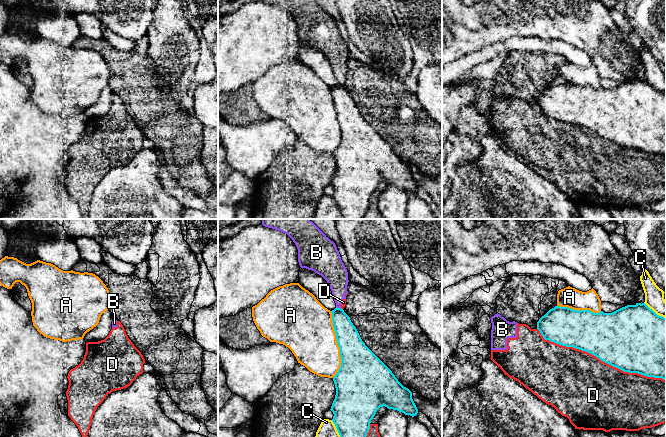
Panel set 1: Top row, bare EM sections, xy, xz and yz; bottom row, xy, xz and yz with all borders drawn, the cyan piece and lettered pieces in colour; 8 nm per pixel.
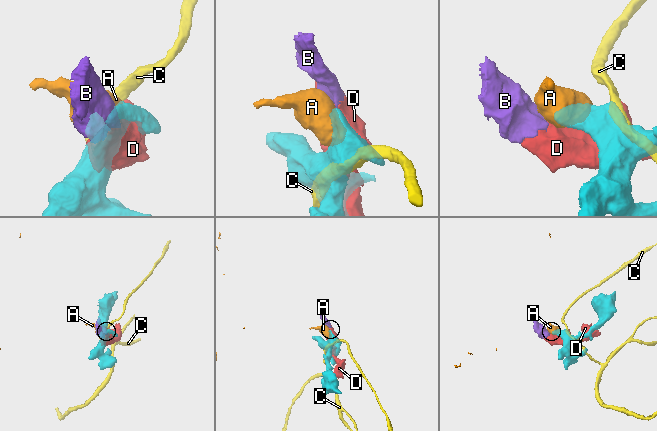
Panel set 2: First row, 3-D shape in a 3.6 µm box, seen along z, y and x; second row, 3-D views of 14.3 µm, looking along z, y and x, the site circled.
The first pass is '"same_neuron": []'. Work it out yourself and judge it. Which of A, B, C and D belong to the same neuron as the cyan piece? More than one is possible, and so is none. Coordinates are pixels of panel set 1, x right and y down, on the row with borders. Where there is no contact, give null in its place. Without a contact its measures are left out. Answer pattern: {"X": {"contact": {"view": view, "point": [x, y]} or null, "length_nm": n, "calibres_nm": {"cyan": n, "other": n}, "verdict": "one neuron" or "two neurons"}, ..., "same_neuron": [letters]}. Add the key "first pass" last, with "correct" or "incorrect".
{"A": {"contact": {"view": "xz", "point": [338, 344]}, "length_nm": 550, "calibres_nm": {"cyan": 300, "other": 400}, "verdict": "two neurons"}, "B": {"contact": {"view": "xz", "point": [338, 308]}, "length_nm": 40, "calibres_nm": {"cyan": 180, "other": 180}, "verdict": "two neurons"}, "C": {"contact": {"view": "yz", "point": [654, 312]}, "length_nm": 220, "calibres_nm": {"cyan": 500, "other": 160}, "verdict": "two neurons"}, "D": {"contact": {"view": "yz", "point": [600, 359]}, "length_nm": 1100, "calibres_nm": {"cyan": 480, "other": 500}, "verdict": "two neurons"}, "same_neuron": [], "first pass": "correct"}

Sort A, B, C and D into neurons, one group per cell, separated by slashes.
A / B D / C

